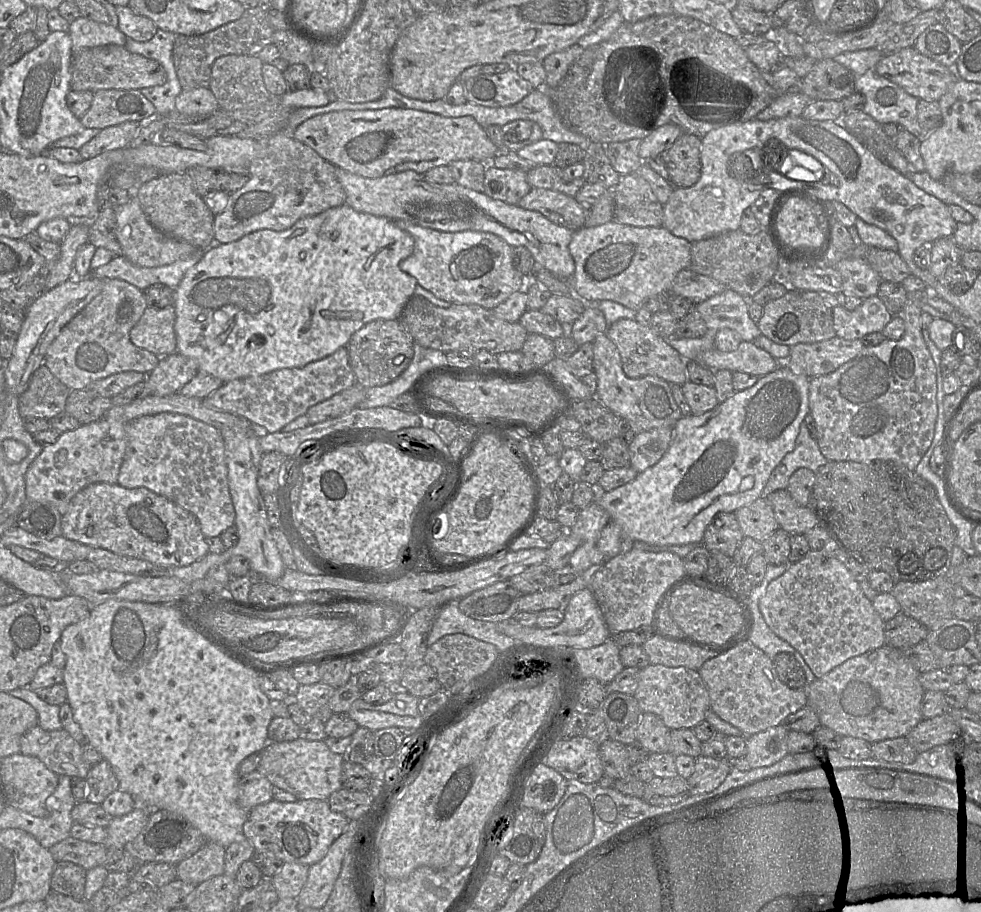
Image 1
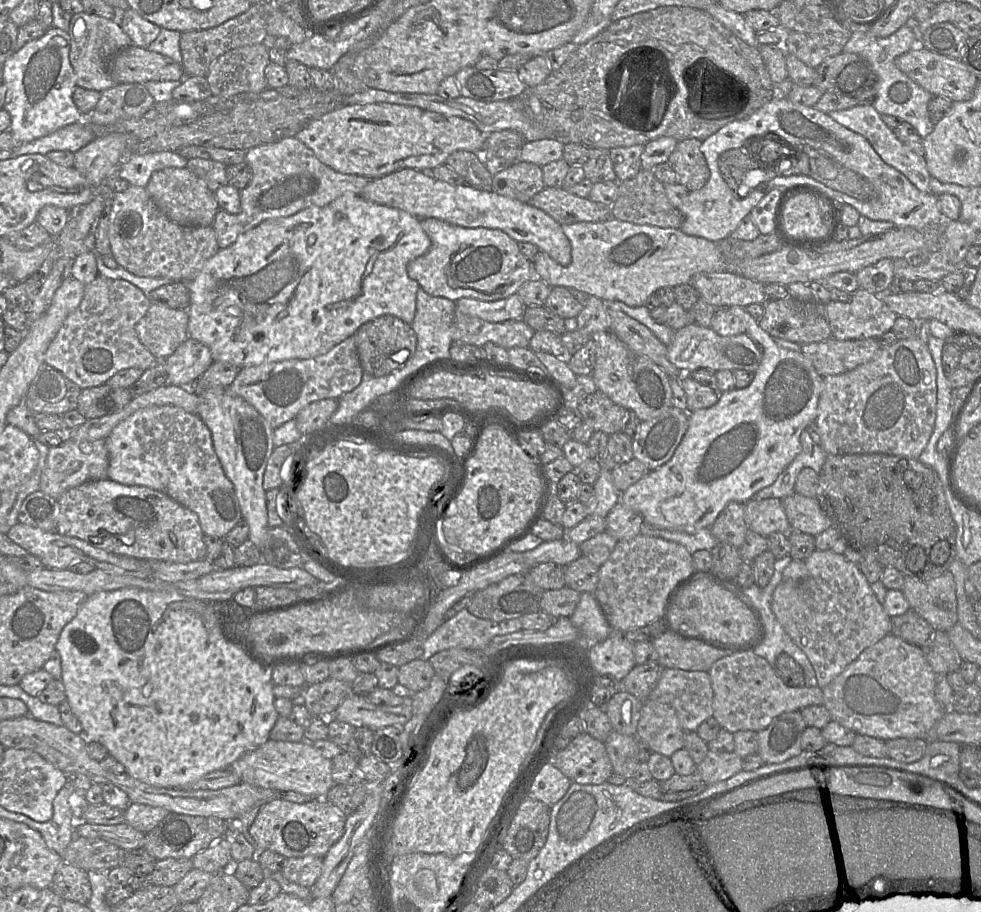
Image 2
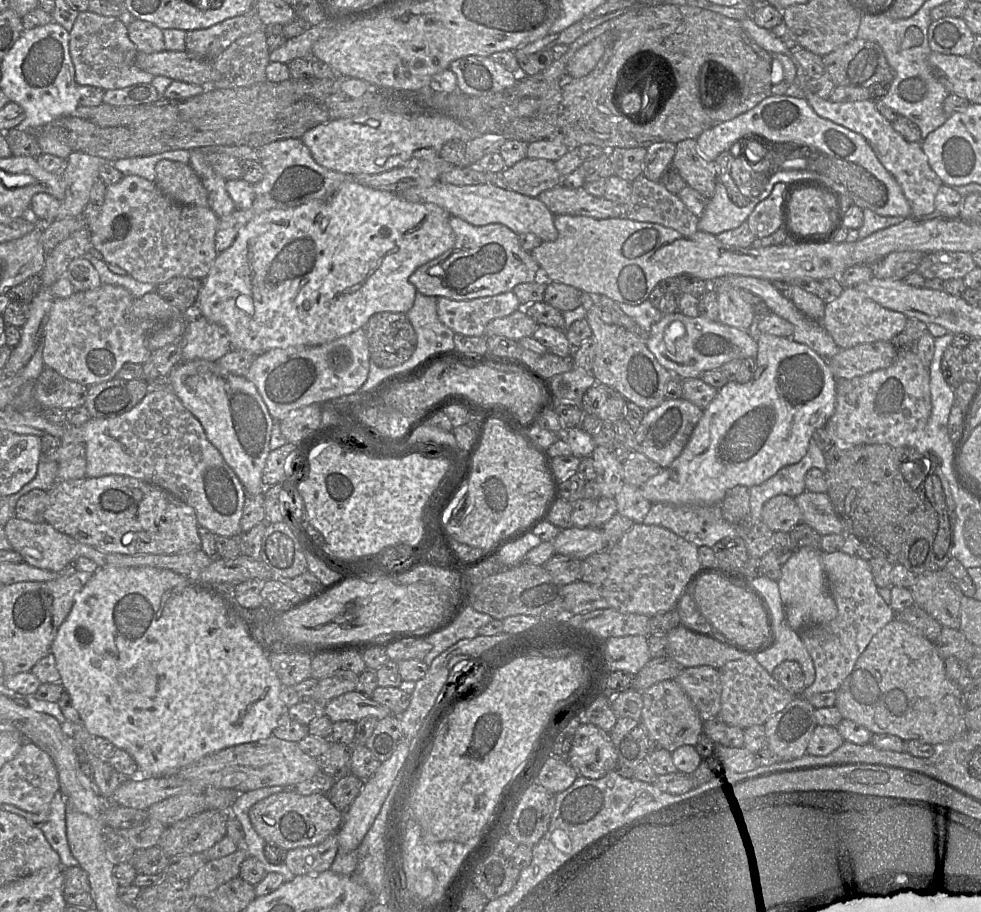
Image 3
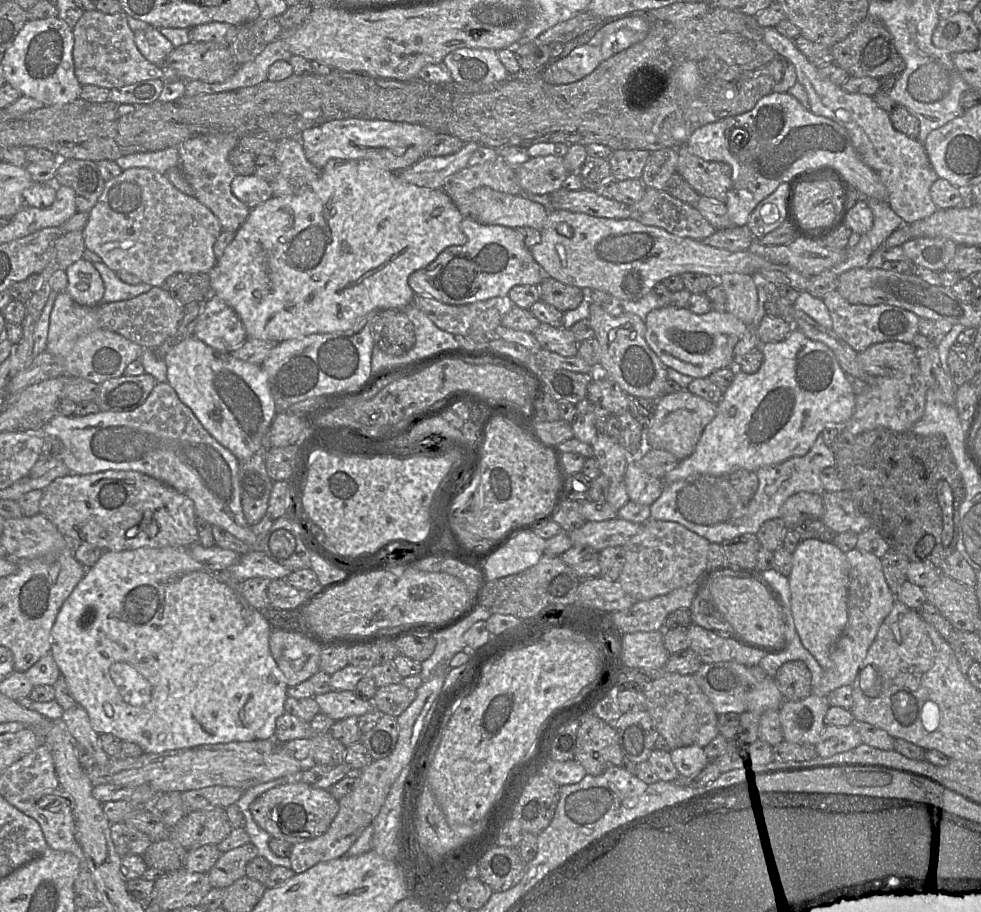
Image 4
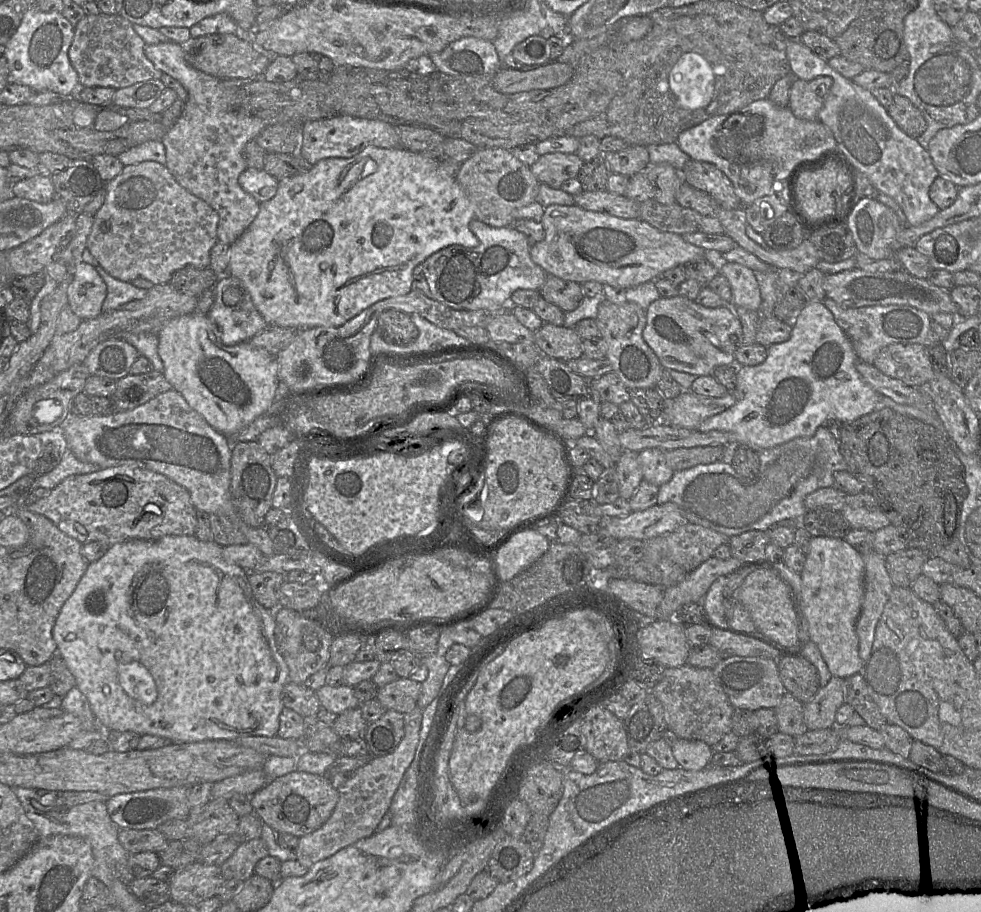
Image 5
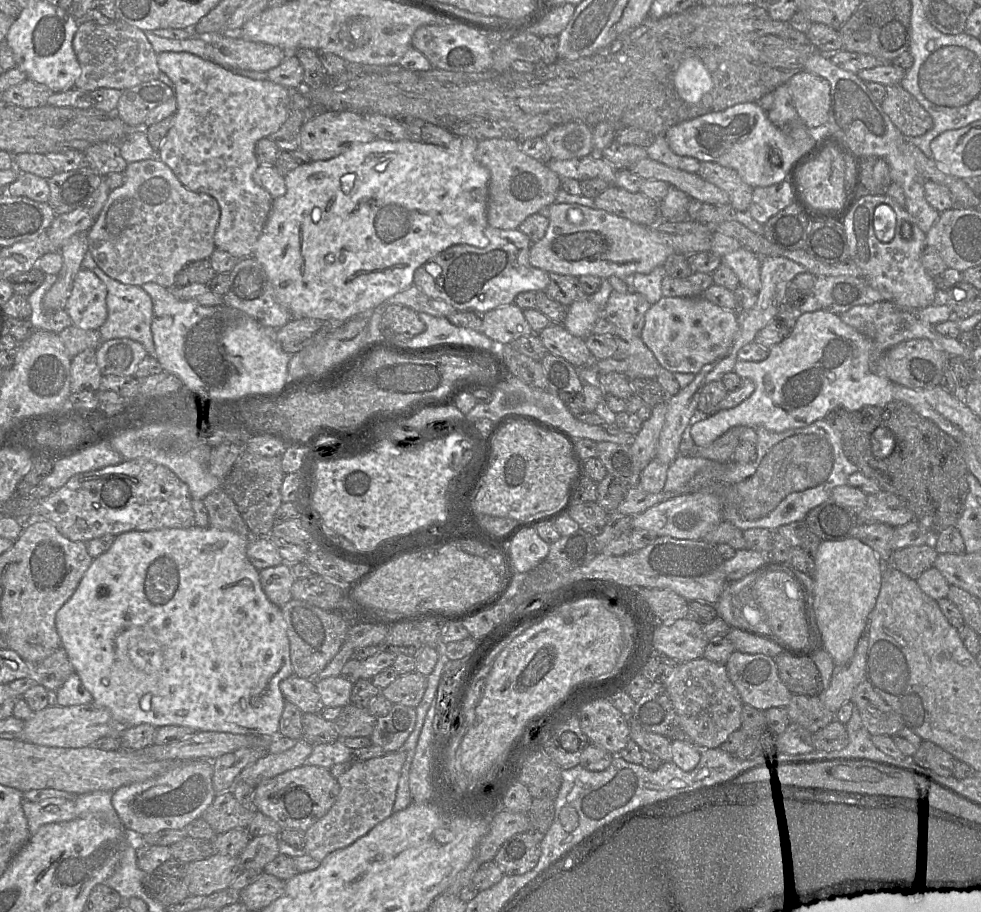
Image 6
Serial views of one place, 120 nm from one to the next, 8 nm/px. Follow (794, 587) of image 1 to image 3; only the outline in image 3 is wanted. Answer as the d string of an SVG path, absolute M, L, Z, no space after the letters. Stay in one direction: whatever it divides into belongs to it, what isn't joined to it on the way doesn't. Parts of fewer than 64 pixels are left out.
M842 551L822 553L822 562L828 590L834 599L838 613L827 624L809 626L799 632L815 667L816 678L801 696L836 691L851 673L858 657L866 649L872 637L891 620L896 613L878 593L869 561Z

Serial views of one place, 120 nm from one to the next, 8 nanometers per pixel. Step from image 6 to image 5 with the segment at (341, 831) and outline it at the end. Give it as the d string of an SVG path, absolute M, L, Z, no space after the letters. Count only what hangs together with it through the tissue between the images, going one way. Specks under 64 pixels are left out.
M417 706L404 714L404 736L396 749L359 767L352 777L340 788L339 800L329 819L316 831L299 838L296 860L310 869L315 863L331 857L339 850L367 838L375 830L388 811L392 798L403 778L404 773L414 759L420 736L423 710Z

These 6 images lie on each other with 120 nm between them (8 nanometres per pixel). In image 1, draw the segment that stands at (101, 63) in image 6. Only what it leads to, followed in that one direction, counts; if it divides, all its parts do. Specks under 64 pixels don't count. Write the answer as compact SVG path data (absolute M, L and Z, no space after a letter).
M80 16L70 23L69 31L73 53L81 49L106 45L124 46L127 36L113 25L96 22Z

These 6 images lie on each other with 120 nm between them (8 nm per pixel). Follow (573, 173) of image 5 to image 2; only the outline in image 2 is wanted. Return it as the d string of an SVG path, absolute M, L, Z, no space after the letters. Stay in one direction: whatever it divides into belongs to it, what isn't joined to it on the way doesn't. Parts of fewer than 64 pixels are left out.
M517 161L493 175L492 191L522 202L528 202L544 188L541 166L530 162Z

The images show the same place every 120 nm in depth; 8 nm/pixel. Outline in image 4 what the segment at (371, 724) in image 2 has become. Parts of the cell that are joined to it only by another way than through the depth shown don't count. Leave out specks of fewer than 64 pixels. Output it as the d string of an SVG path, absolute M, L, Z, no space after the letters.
M330 691L313 696L320 707L320 712L334 721L350 716L360 717L371 710L373 701L358 698L353 691Z

